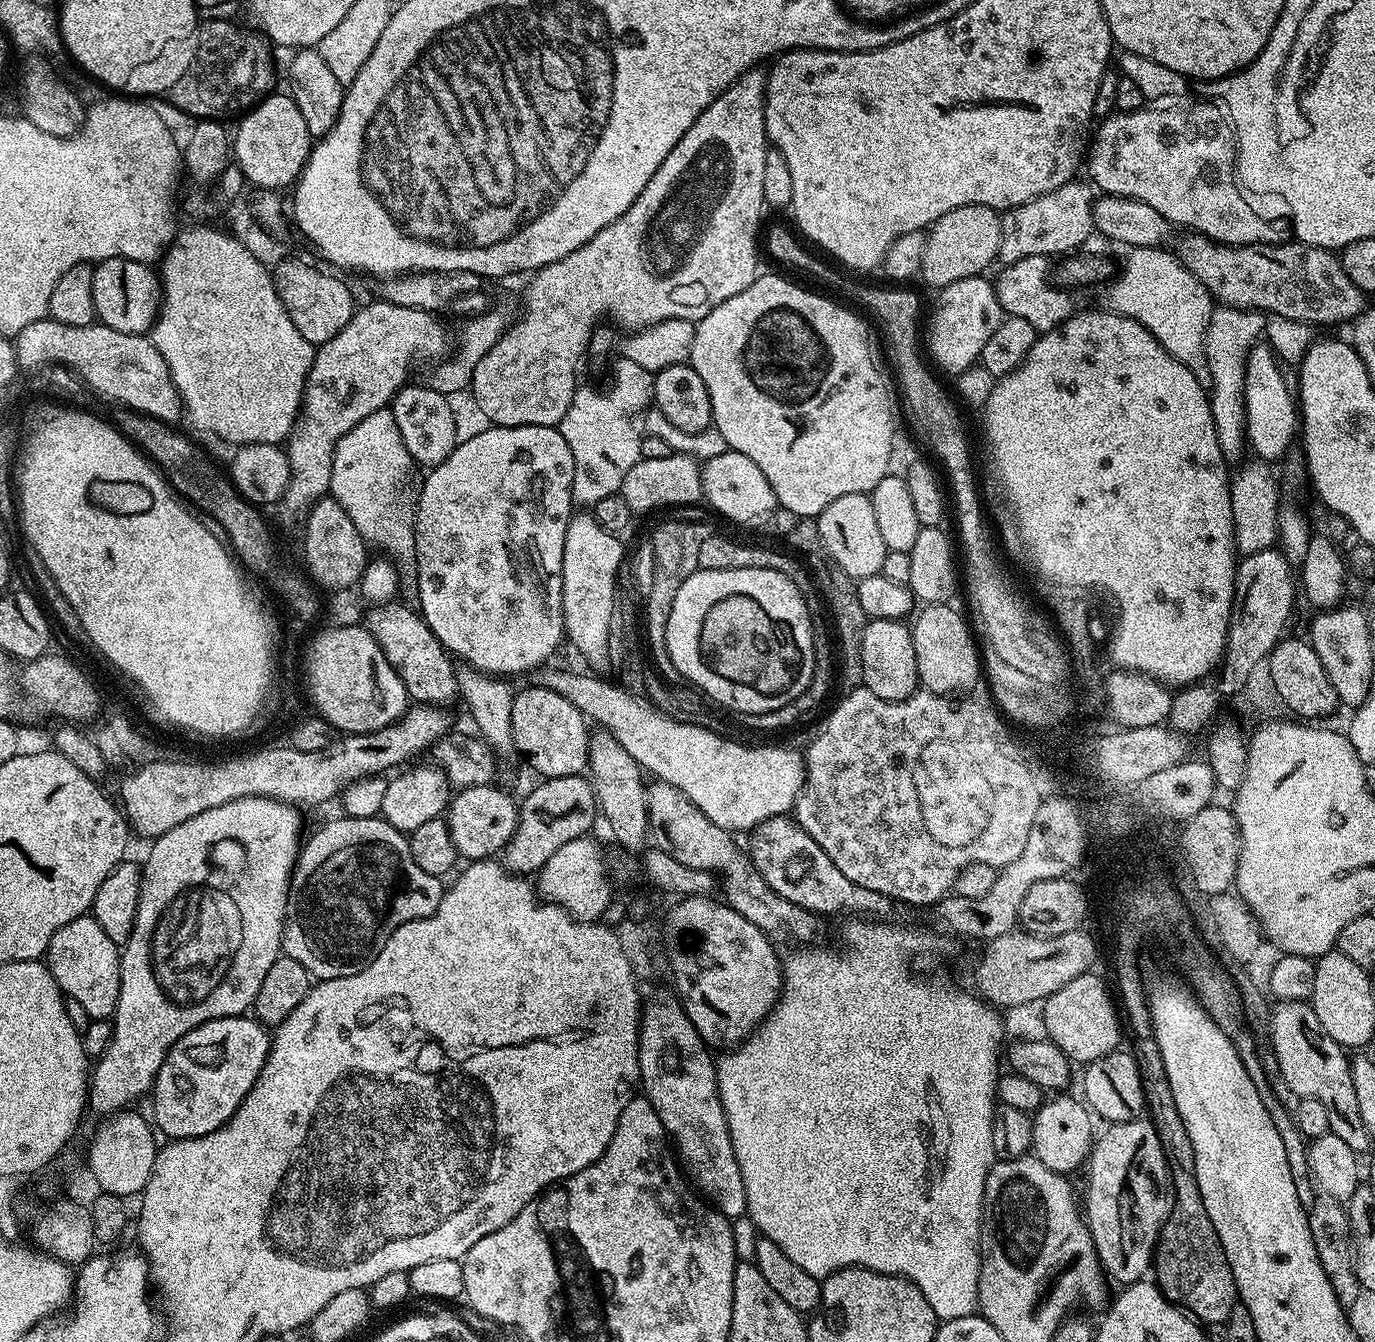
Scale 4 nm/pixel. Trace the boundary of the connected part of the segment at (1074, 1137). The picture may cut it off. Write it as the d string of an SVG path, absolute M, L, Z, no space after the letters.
M1056 1094L1045 1099L1040 1109L1032 1116L1032 1151L1031 1155L1050 1166L1050 1170L1061 1174L1073 1174L1085 1167L1094 1143L1091 1111L1079 1099L1068 1094Z

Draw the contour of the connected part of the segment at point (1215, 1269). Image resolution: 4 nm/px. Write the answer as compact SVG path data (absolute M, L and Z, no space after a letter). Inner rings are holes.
M1188 1204L1172 1208L1160 1228L1154 1253L1154 1283L1162 1295L1201 1325L1223 1325L1237 1307L1236 1283L1224 1252L1188 1252Z

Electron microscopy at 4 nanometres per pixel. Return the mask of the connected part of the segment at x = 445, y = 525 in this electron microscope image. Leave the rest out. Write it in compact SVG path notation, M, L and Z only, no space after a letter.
M491 425L472 435L468 440L459 441L449 458L426 475L424 485L420 488L420 497L414 508L414 527L416 529L416 600L418 611L430 626L434 638L457 661L469 668L488 673L492 677L513 678L523 672L531 673L541 666L556 652L556 647L566 640L564 630L564 611L562 610L562 554L566 542L568 521L574 515L571 486L574 474L572 451L560 430L555 427L498 427Z

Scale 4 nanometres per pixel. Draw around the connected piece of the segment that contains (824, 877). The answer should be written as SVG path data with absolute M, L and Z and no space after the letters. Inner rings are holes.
M791 815L775 816L762 822L757 828L751 829L751 836L750 855L753 866L758 870L764 885L774 890L774 894L782 894L786 902L794 902L794 906L802 906L821 918L844 916L843 918L863 918L877 922L907 921L909 909L905 905L886 894L878 894L878 890L866 890L866 886L850 882L850 878L846 878L846 874L842 874L842 870L838 870L838 866L830 862L826 850L822 850L822 846L818 846L818 842L814 842L814 838L810 838L810 834L806 834L806 830L802 830L802 826Z

